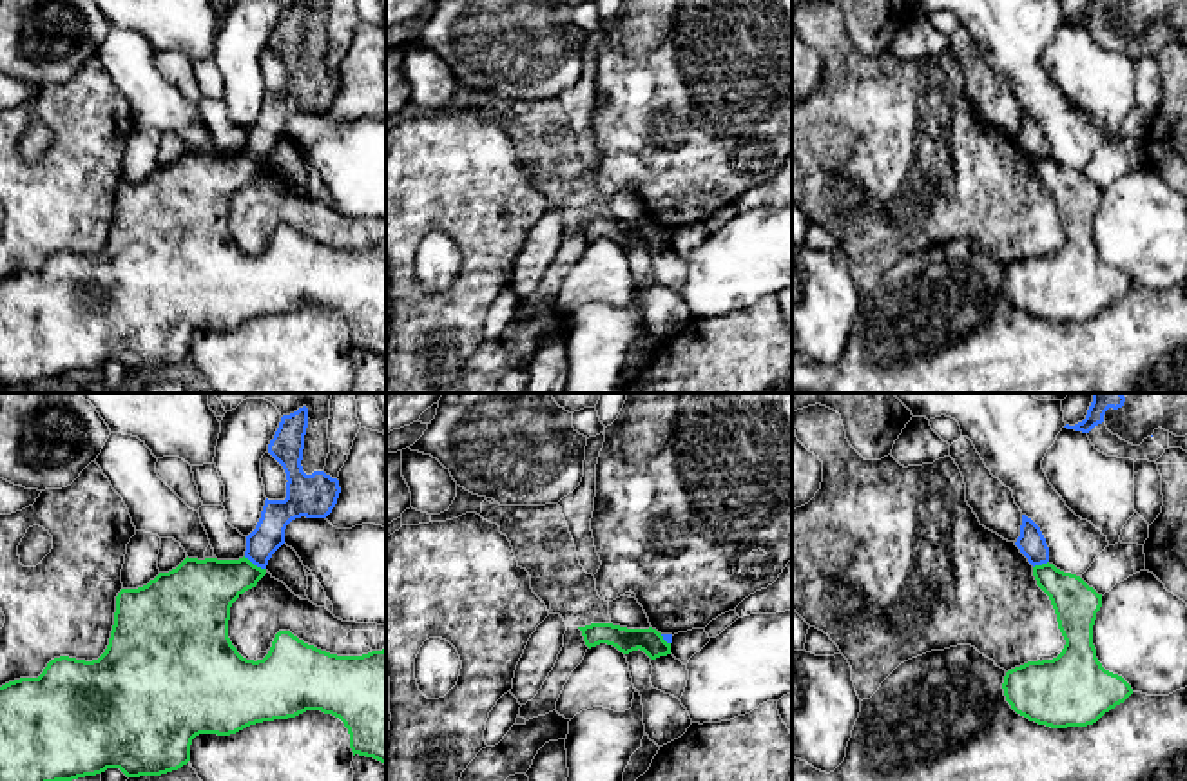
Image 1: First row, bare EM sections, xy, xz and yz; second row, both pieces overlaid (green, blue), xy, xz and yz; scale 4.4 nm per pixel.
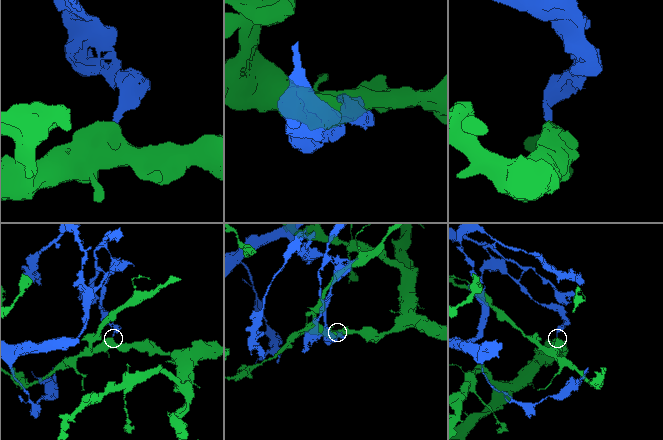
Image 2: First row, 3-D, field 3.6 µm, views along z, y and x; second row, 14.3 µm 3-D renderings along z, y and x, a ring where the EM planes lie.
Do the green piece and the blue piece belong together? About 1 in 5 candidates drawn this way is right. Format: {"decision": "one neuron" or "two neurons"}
{"decision": "two neurons"}

